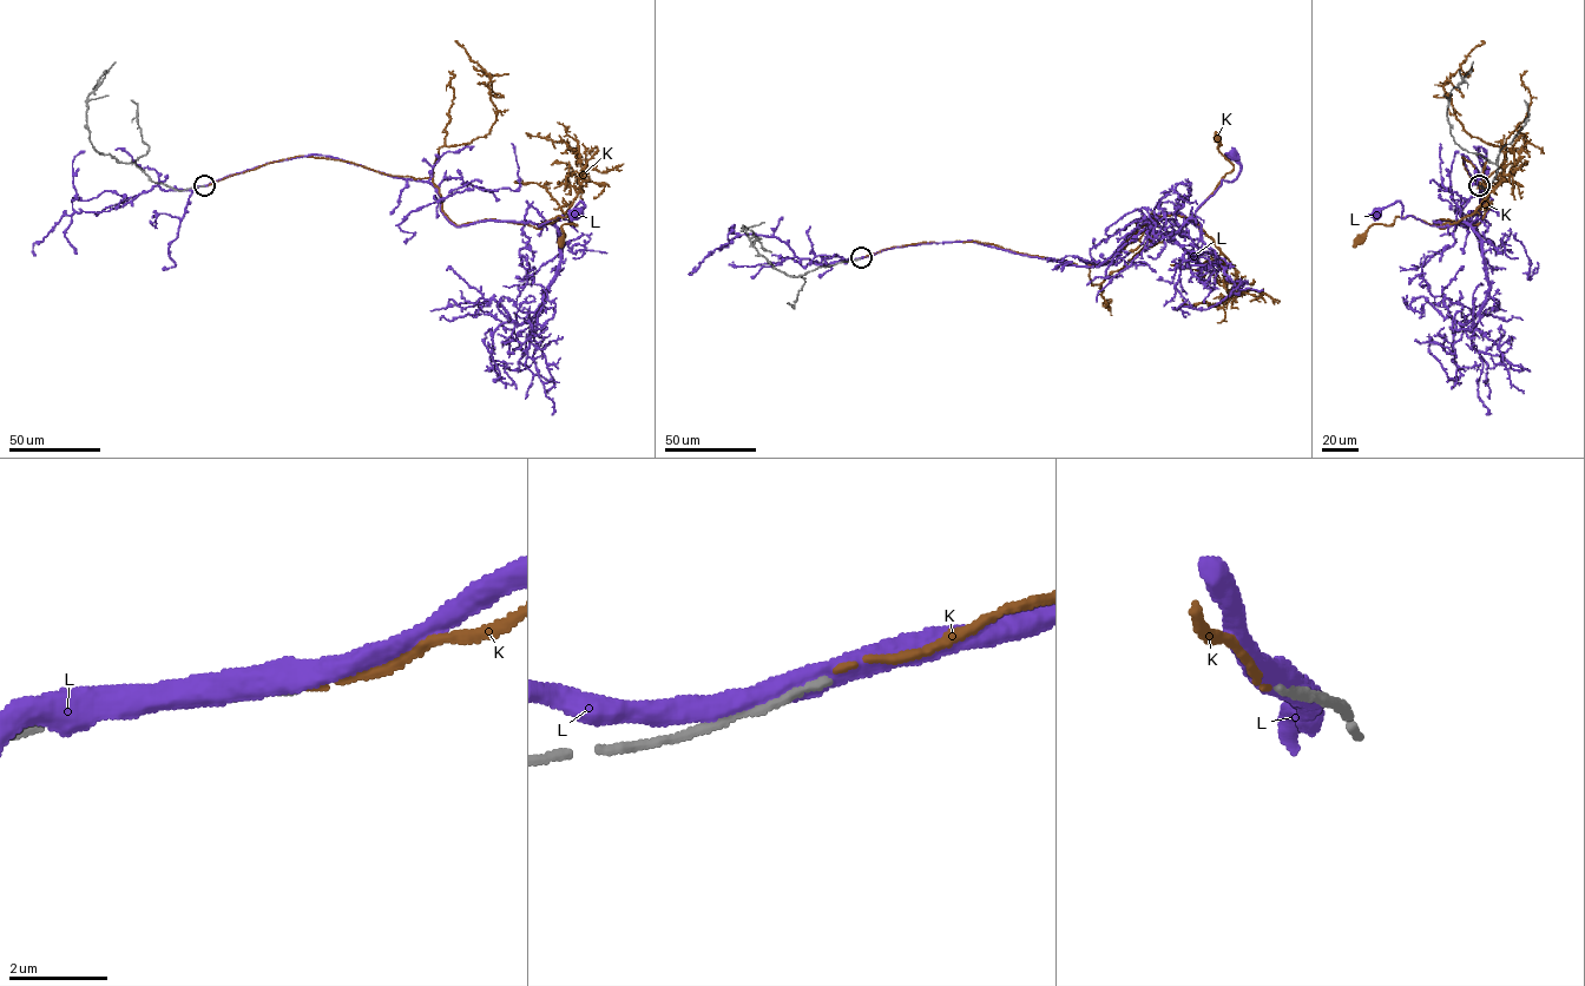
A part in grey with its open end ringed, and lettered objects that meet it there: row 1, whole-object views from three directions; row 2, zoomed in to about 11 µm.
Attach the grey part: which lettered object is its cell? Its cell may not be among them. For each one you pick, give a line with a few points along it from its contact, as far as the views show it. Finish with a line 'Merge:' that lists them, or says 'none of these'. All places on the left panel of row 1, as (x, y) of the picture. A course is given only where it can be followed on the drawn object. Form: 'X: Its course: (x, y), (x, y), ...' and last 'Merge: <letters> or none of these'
K: Its course: (204, 185), (334, 159), (431, 177), (458, 225), (569, 216), (577, 225), (560, 240)
Merge: K

